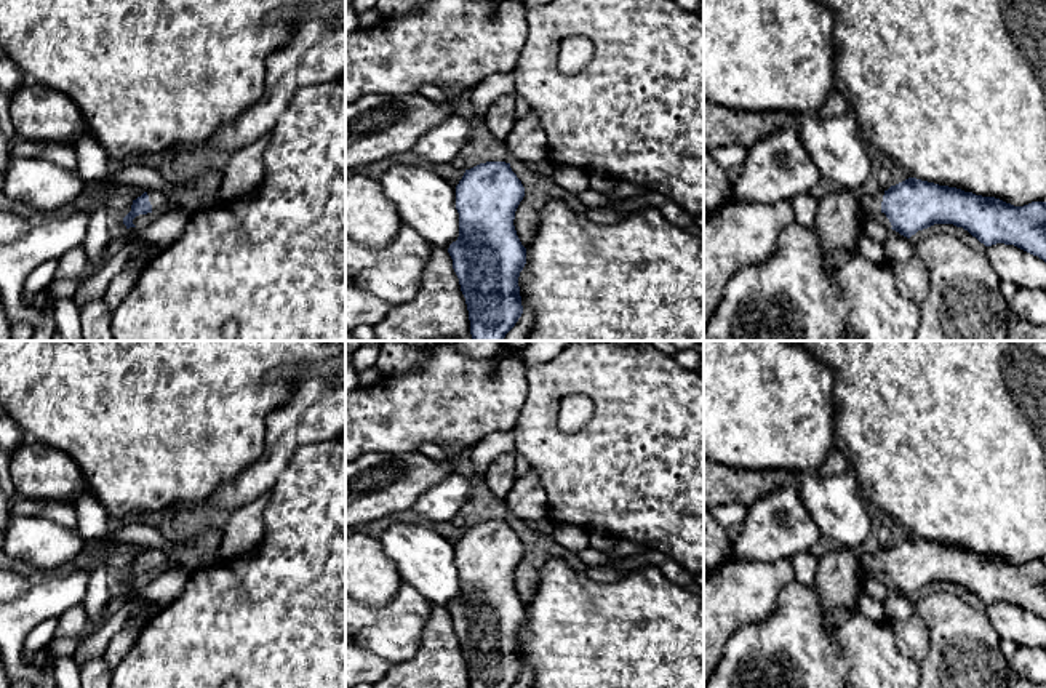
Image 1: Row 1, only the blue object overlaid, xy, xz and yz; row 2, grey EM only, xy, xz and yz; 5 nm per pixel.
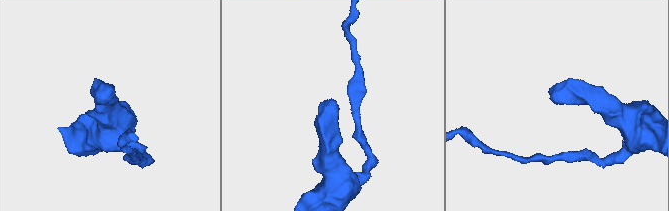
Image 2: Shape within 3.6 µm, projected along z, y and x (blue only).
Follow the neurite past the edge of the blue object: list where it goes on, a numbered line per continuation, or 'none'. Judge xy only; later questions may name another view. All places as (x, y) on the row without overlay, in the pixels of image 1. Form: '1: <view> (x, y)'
1: xy (157, 557)

